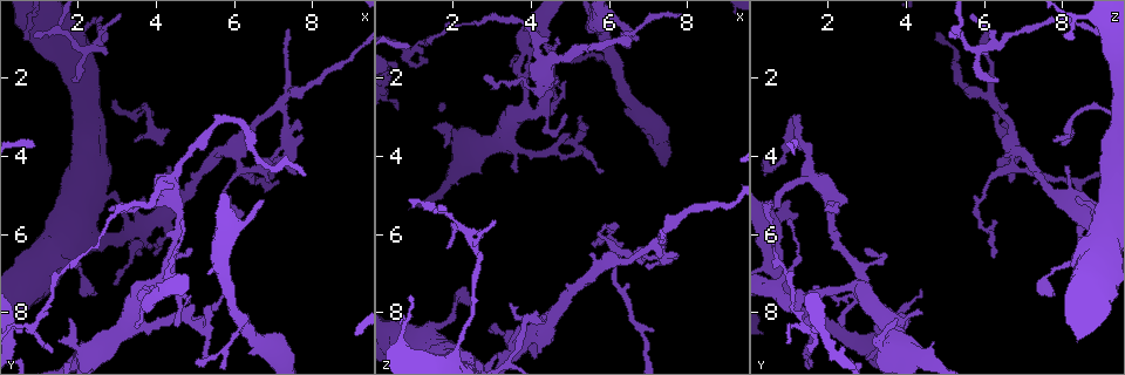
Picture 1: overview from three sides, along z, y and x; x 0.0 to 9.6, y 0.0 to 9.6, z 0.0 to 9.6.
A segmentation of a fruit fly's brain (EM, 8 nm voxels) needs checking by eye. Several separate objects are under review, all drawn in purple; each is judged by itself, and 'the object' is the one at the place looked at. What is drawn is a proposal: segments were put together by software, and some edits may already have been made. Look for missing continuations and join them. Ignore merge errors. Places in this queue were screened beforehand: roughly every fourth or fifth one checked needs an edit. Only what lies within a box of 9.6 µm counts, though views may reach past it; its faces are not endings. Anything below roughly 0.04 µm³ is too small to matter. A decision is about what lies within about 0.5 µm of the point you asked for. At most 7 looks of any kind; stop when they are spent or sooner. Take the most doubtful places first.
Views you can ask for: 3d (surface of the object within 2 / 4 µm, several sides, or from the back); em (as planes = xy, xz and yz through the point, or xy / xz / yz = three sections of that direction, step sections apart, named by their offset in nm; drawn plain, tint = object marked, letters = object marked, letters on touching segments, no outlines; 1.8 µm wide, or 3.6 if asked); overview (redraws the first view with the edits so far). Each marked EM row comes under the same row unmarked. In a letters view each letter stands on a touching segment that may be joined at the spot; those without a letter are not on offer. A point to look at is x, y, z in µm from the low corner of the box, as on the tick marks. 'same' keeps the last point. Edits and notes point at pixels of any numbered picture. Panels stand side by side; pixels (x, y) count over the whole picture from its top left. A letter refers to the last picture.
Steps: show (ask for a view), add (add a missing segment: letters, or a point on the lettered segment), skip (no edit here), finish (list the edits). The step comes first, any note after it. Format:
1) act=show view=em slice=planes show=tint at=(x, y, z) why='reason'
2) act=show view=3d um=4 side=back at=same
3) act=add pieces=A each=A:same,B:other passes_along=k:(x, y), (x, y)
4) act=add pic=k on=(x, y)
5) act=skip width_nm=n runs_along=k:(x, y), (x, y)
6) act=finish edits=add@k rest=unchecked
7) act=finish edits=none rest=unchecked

act=show view=em slice=xy step=16 show=tint at=(7.35, 0.75, 6.05) why='tapers out'

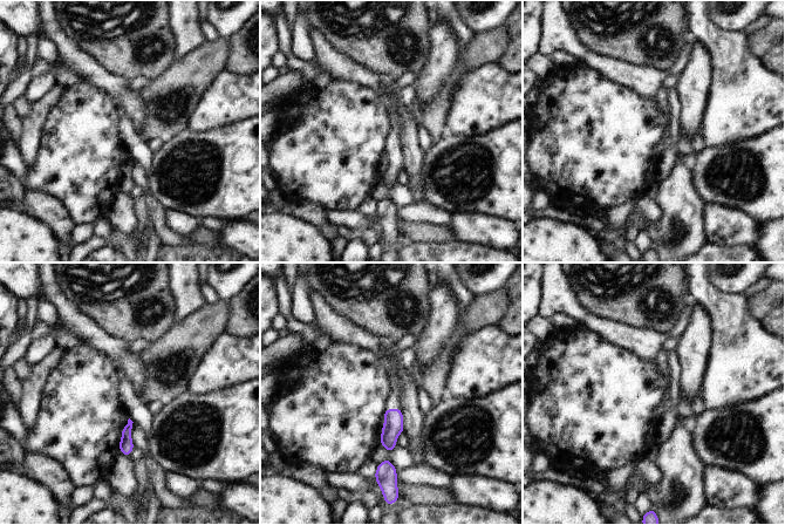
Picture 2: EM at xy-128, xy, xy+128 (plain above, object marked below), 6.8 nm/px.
act=show view=em slice=planes show=letters at=same why='another direction'

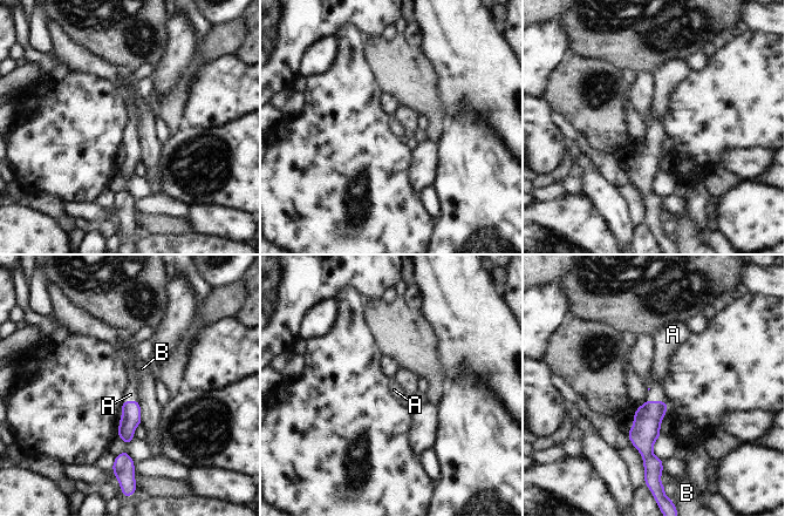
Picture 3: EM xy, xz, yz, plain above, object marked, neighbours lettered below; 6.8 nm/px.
act=add pieces=A width_nm=110 each=A:same,B:other passes_along=3:(646, 427), (656, 401), (661, 366) found='it goes on there'

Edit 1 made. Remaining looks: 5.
act=show view=em slice=xy step=8 show=letters at=(6.70, 5.10, 1.00)

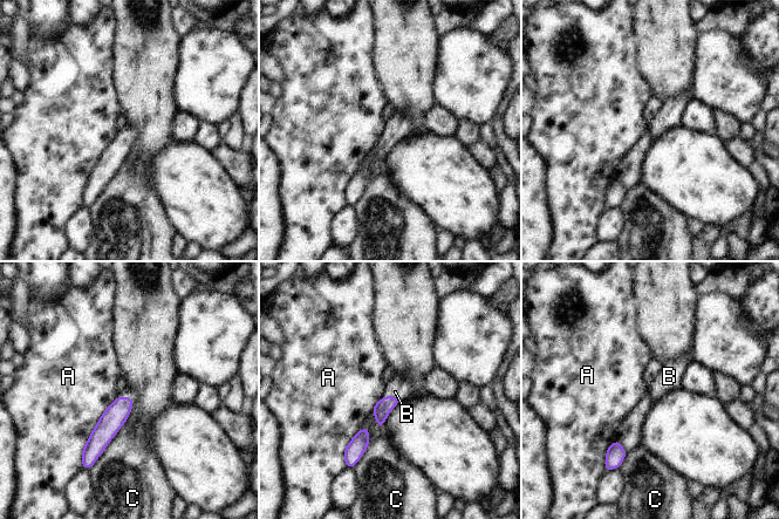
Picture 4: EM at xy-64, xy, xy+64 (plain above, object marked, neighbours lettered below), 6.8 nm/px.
act=show view=em slice=planes show=letters at=same why='another direction'

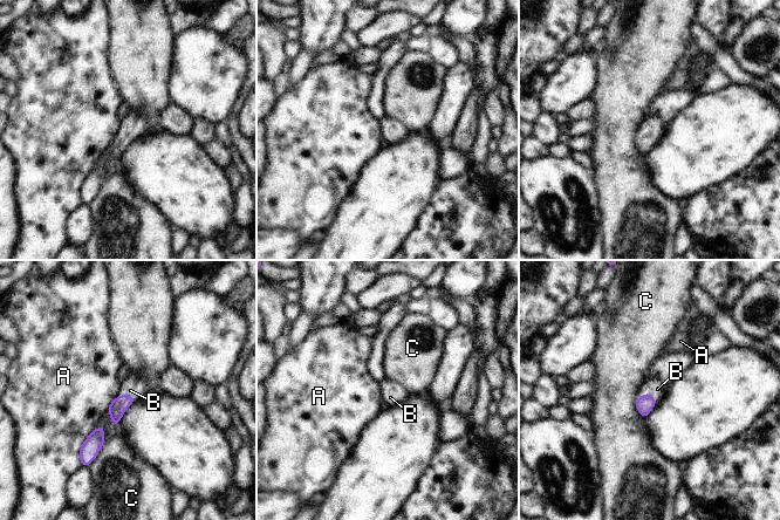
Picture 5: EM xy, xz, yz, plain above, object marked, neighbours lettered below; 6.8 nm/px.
act=add pieces=B each=A:other,B:same,C:other passes_along=5:(117, 408), (128, 395), (130, 390) found='the neuron continues'

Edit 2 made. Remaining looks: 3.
act=show view=em slice=planes show=tint at=(2.85, 5.40, 1.90)

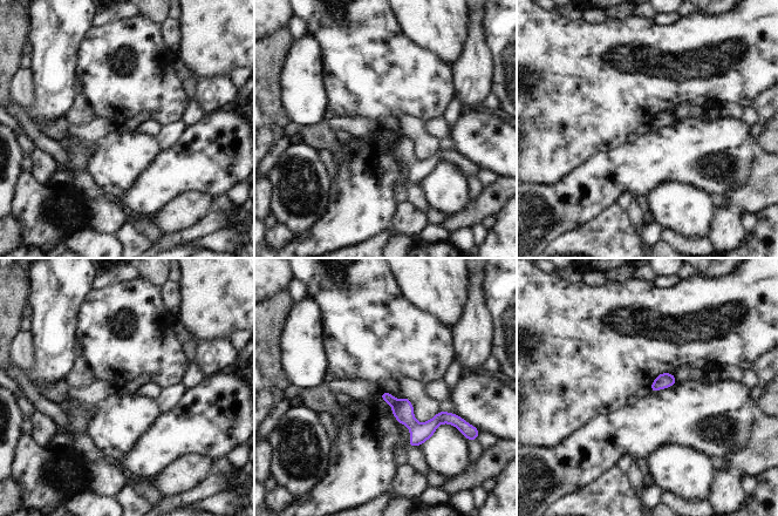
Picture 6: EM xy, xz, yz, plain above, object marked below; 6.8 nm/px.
act=show view=em slice=planes show=letters at=same

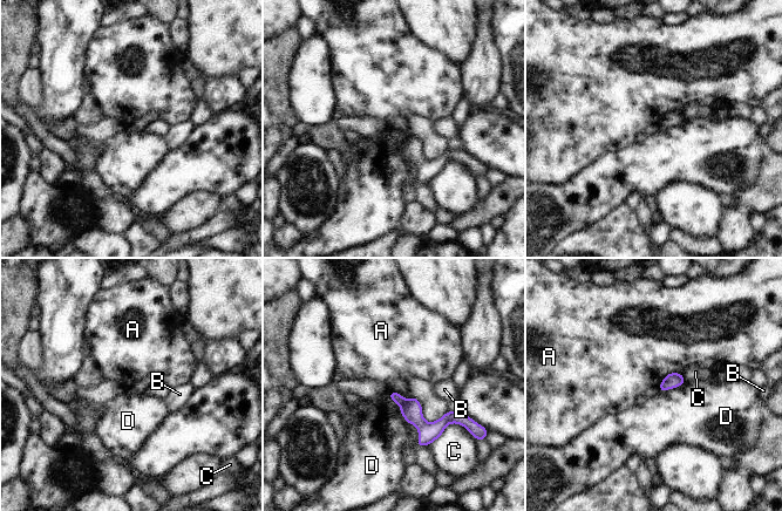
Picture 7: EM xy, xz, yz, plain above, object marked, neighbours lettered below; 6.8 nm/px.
act=skip each=A:other,B:other,C:other,D:other border=7:(682, 374), (668, 373), (659, 386) found='none of them fits'

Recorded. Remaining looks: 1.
act=finish edits=add@3,add@5 rest=unchecked

